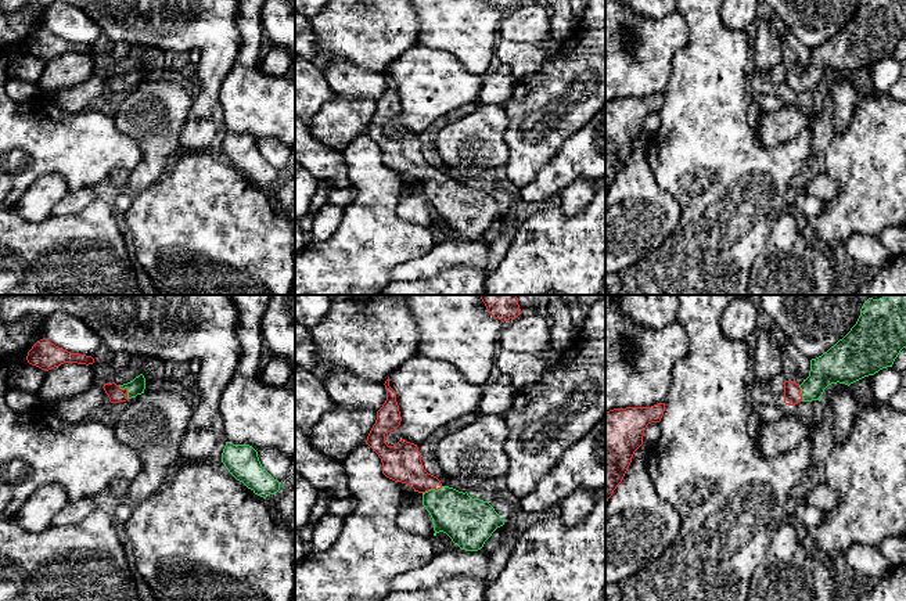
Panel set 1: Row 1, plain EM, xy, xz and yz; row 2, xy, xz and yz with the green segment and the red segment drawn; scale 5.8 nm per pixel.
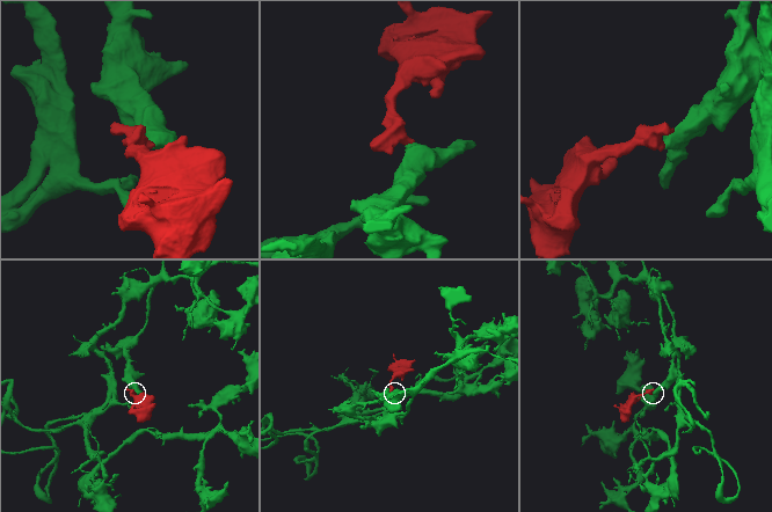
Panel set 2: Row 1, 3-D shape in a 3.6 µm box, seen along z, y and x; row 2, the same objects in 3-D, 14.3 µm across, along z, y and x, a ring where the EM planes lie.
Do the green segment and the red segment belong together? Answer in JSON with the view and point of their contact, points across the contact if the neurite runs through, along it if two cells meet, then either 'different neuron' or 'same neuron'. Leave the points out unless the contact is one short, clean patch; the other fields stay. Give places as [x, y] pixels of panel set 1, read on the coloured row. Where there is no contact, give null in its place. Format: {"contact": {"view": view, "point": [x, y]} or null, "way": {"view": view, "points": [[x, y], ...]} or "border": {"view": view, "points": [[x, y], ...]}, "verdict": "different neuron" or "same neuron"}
{"contact": {"view": "xy", "point": [128, 391]}, "way": {"view": "xy", "points": [[136, 387], [128, 391], [115, 393]]}, "verdict": "same neuron"}

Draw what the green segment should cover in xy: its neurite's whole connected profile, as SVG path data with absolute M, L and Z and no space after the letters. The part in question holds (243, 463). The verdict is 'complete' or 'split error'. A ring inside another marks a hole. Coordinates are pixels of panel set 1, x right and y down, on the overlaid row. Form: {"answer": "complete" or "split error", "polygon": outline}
{"answer": "complete", "polygon": "M226 442L222 463L237 481L263 499L280 490L280 482L262 467L258 451L249 445Z"}

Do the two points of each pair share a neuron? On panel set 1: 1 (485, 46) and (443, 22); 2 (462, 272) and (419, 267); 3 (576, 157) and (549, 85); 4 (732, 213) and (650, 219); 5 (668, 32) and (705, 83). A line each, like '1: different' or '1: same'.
1: same
2: different
3: different
4: different
5: different

